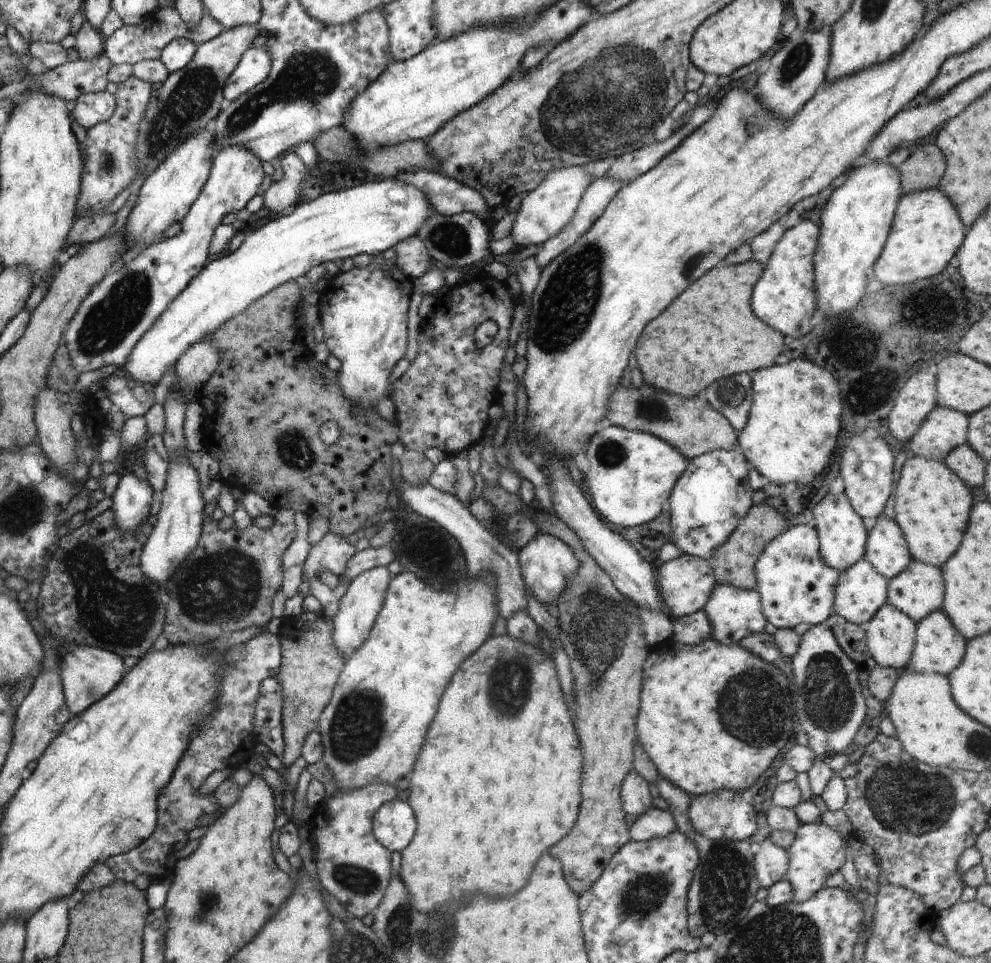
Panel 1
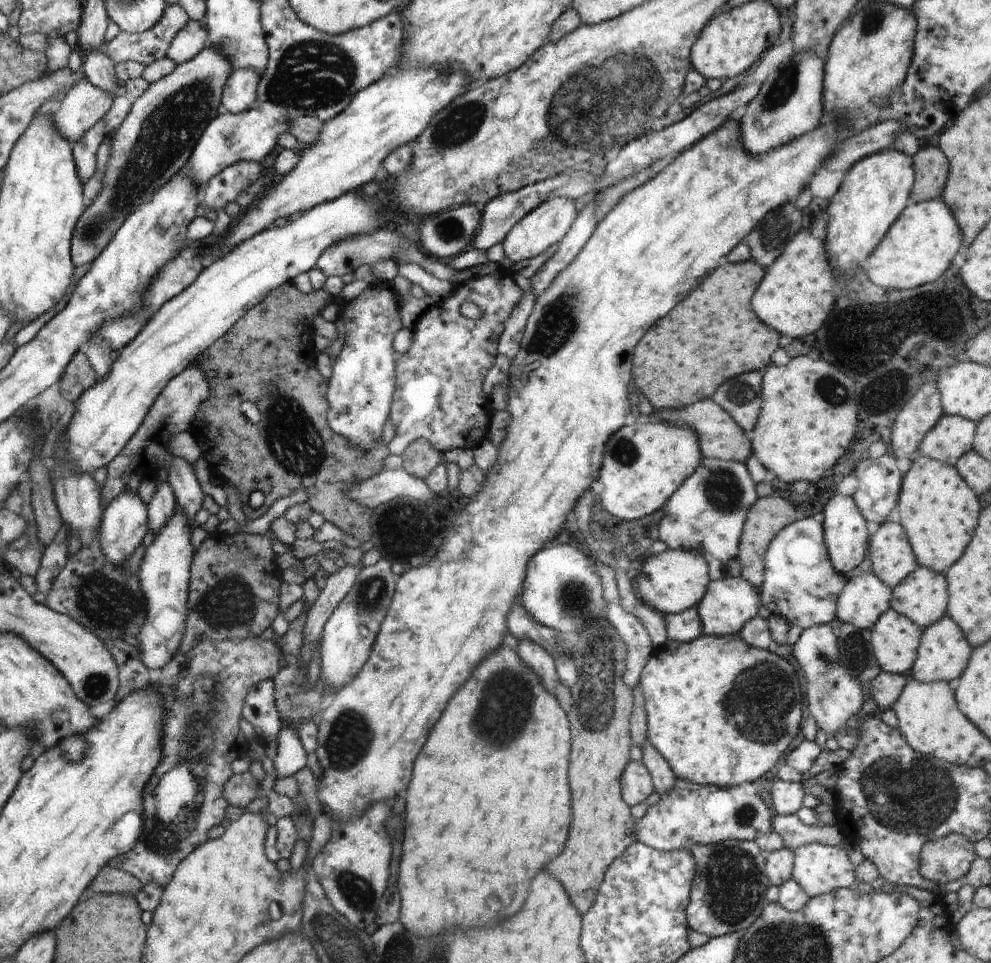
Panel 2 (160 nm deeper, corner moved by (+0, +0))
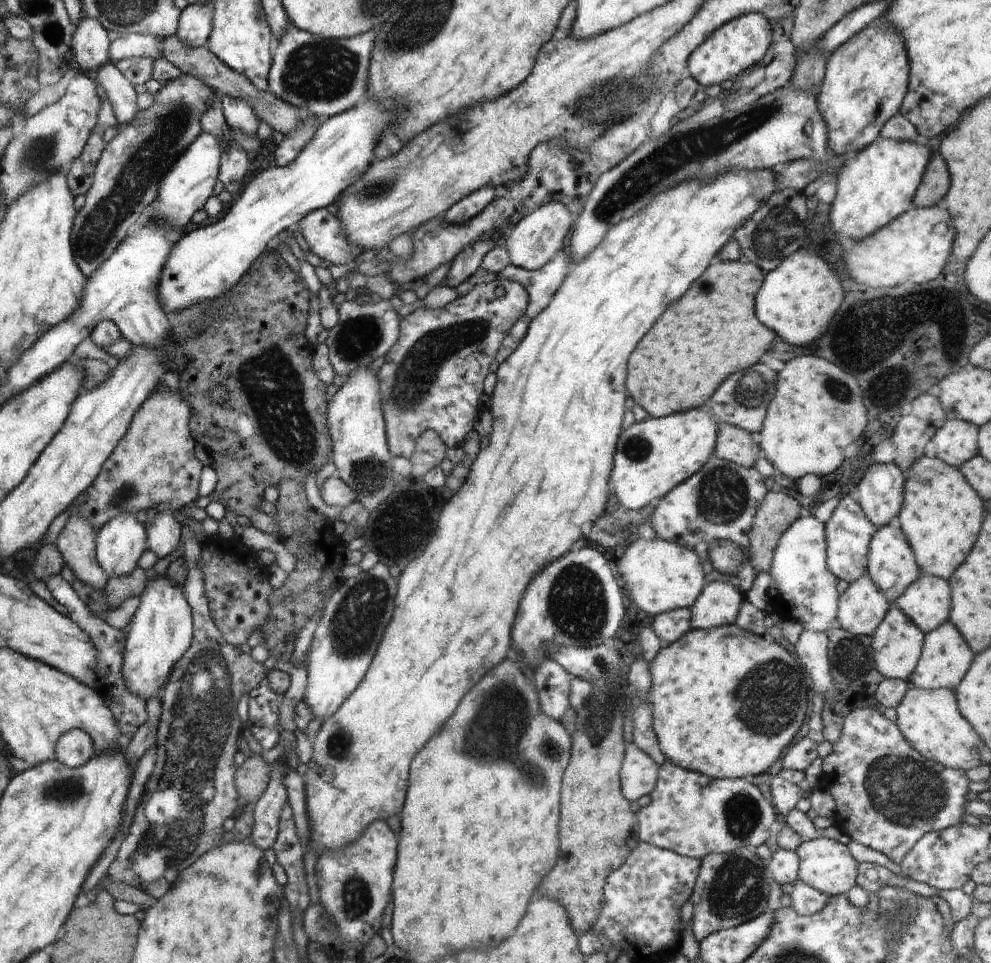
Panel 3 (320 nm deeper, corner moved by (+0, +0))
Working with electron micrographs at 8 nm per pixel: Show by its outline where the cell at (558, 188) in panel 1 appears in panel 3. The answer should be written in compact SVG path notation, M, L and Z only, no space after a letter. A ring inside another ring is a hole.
M550 201L540 208L532 209L532 212L523 216L508 232L501 242L508 251L510 262L518 268L529 271L540 270L553 259L553 256L564 250L562 242L568 236L570 228L575 223L574 216L562 203Z

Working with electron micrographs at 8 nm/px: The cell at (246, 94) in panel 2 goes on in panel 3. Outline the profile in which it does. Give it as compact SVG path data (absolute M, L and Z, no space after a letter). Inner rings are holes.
M224 95L221 98L221 105L228 129L239 130L240 133L248 134L250 137L257 136L260 120L245 100Z

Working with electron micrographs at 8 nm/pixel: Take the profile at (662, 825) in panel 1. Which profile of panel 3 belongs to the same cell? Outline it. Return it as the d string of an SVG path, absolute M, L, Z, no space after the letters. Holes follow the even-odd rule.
M666 759L657 772L650 803L636 812L640 841L702 860L712 853L760 848L785 825L778 822L773 804L761 790L744 777L715 779L676 766Z

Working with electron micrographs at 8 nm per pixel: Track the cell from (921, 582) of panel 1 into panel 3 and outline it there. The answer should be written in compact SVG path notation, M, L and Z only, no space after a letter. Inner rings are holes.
M924 573L896 600L896 606L924 634L949 620L950 604L949 581Z

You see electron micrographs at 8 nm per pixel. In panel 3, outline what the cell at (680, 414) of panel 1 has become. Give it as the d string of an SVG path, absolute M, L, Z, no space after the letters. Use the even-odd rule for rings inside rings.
M719 422L718 428L714 456L741 467L754 467L762 454L757 436L728 423Z

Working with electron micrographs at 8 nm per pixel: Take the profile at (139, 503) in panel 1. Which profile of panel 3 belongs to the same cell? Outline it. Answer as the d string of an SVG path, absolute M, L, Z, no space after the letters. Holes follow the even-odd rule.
M133 514L118 515L96 532L96 560L112 576L130 574L144 550L146 530Z

